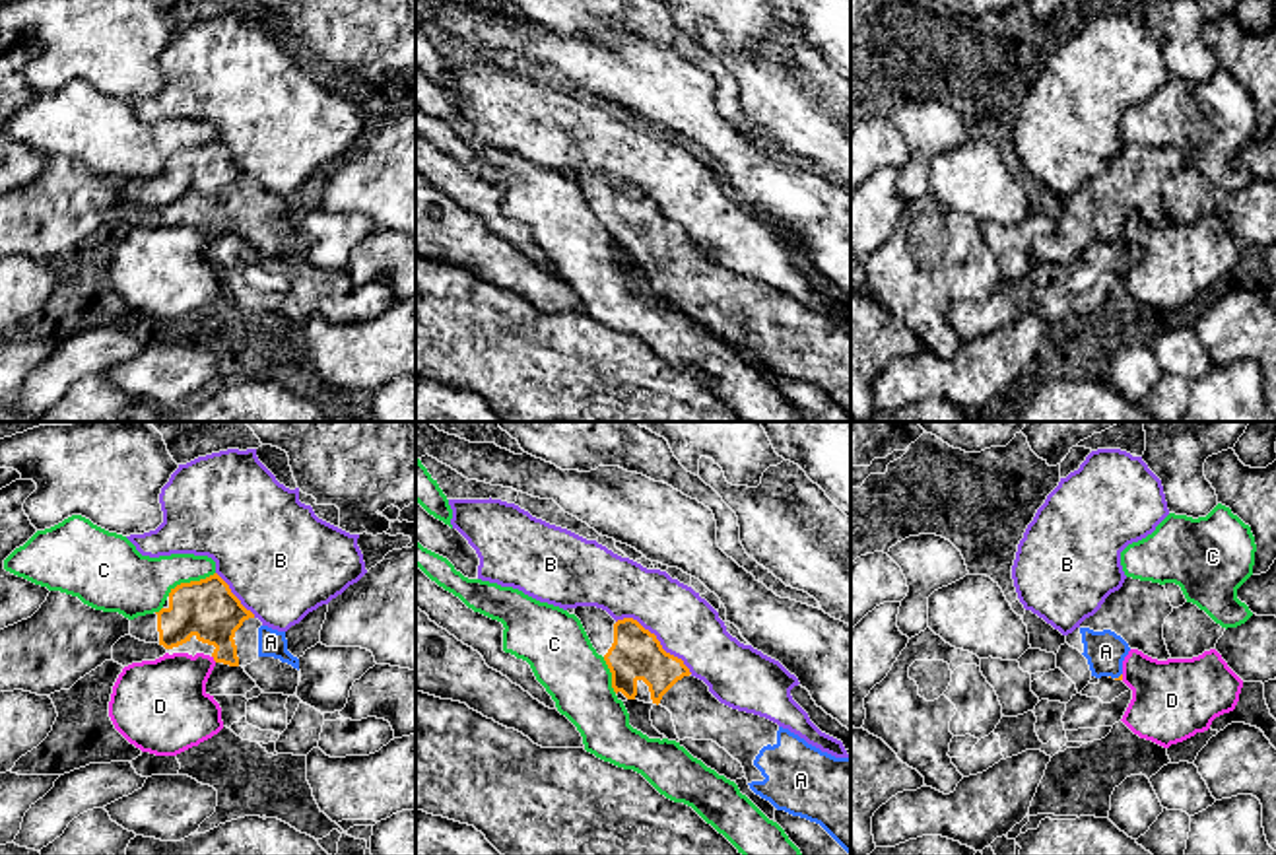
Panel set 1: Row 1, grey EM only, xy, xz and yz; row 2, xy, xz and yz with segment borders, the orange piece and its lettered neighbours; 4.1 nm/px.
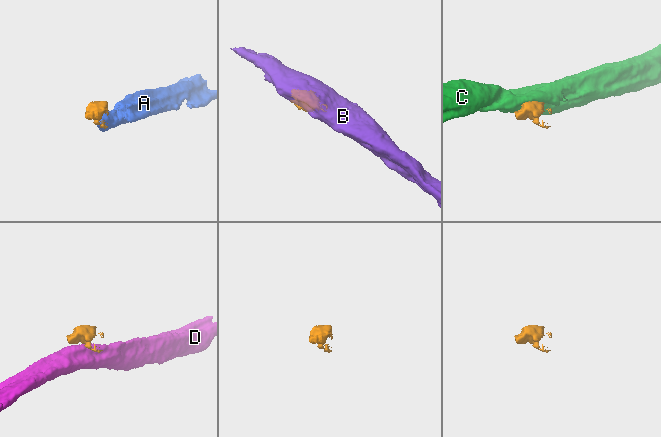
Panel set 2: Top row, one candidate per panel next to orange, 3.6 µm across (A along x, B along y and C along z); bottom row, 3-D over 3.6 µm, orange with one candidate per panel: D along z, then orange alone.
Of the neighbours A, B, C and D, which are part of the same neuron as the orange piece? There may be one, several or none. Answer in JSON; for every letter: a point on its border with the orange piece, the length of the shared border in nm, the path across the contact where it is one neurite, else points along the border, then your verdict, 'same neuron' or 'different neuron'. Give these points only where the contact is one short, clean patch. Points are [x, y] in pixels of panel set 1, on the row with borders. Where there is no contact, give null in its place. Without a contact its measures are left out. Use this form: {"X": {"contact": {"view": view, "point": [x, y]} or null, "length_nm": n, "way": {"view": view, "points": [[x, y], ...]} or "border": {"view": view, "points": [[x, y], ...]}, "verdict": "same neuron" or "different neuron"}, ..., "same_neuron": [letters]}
{"A": {"contact": {"view": "yz", "point": [1119, 677]}, "length_nm": 40, "verdict": "same neuron"}, "B": {"contact": {"view": "xz", "point": [655, 638]}, "length_nm": 380, "verdict": "different neuron"}, "C": {"contact": {"view": "xy", "point": [191, 581]}, "length_nm": 220, "verdict": "different neuron"}, "D": {"contact": {"view": "xy", "point": [214, 659]}, "length_nm": 40, "border": {"view": "xy", "points": [[212, 655], [216, 661]]}, "verdict": "different neuron"}, "same_neuron": ["A"]}

